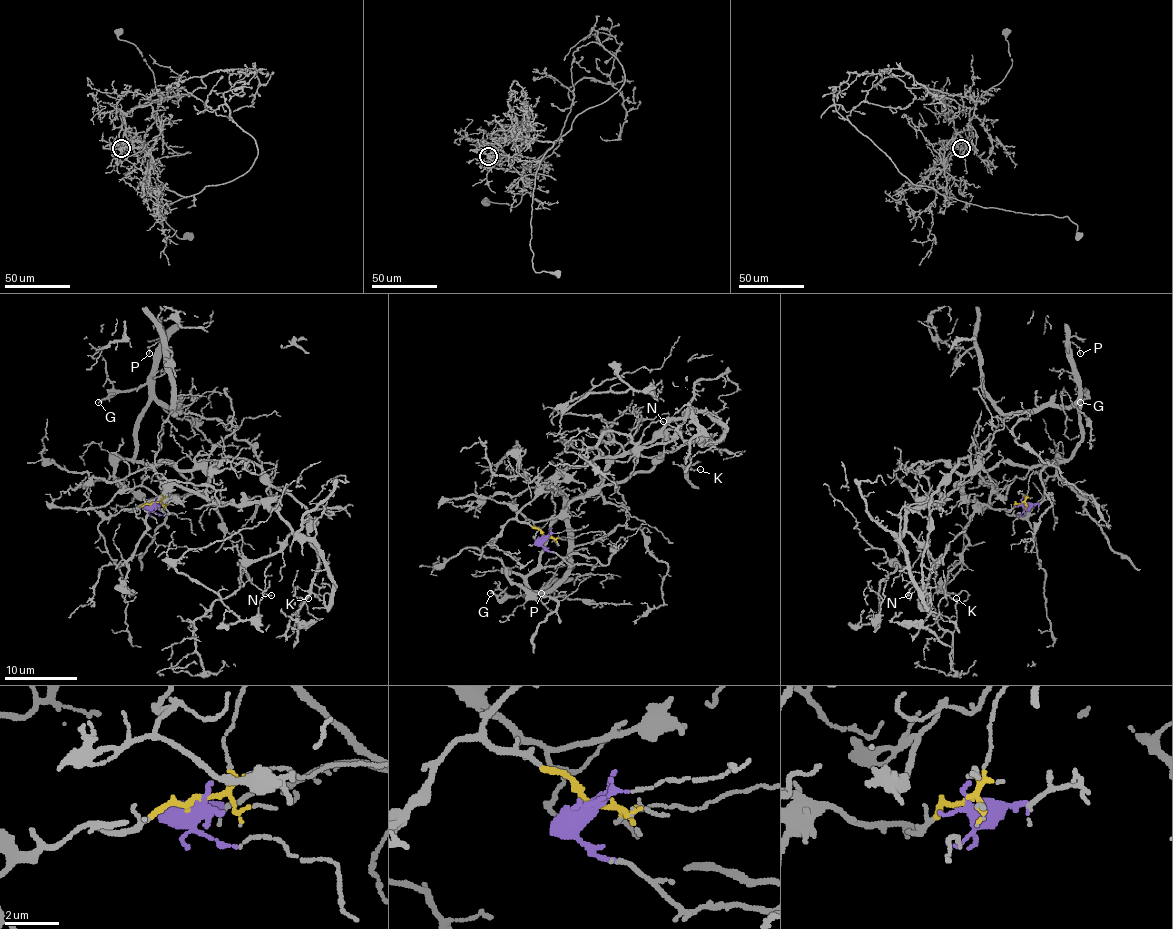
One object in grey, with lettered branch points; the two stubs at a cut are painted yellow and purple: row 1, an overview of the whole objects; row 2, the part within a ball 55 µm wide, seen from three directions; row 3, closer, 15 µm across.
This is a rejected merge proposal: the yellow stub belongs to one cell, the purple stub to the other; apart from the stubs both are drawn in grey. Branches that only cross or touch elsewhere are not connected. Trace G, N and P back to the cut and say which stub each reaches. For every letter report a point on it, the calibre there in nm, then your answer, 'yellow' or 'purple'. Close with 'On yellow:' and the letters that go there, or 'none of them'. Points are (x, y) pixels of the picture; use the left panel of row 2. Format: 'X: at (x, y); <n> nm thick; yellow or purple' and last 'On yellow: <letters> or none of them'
G: at (98, 402); 170 nm thick; purple
N: at (271, 595); 120 nm thick; yellow
P: at (149, 353); 70 nm thick; purple
On yellow: N

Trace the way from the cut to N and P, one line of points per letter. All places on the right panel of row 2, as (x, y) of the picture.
N: (1025, 504), (1009, 511), (976, 504), (956, 484), (940, 504), (916, 506), (907, 531), (934, 560), (909, 595)
P: (1025, 504), (1052, 497), (1041, 472), (1065, 461), (1081, 439), (1079, 375), (1069, 344), (1079, 354)

